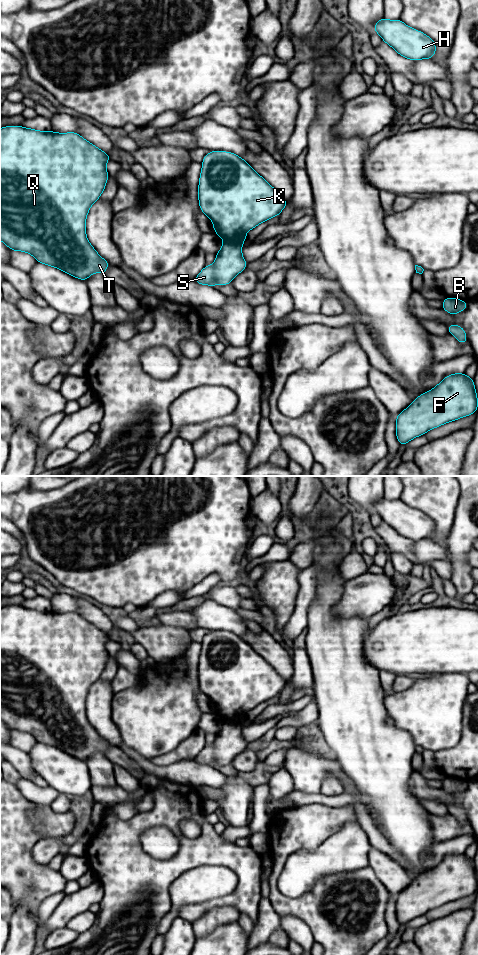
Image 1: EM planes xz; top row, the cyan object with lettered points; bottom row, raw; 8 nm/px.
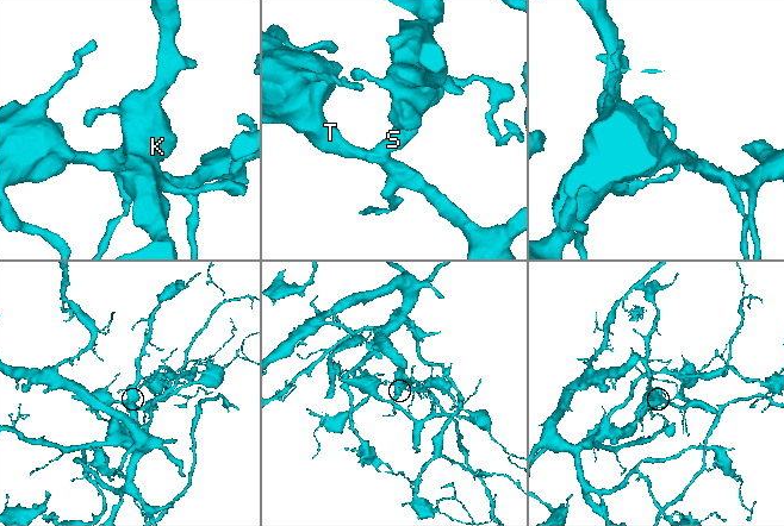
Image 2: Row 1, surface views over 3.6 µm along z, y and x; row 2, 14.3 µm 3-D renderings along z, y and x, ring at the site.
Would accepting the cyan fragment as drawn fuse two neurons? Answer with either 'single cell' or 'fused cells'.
fused cells

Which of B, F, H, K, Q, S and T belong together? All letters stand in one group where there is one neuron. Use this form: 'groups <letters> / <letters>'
groups B F Q S T / H K

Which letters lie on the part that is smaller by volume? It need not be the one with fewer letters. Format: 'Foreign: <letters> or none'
Foreign: B, F, Q, S, T

